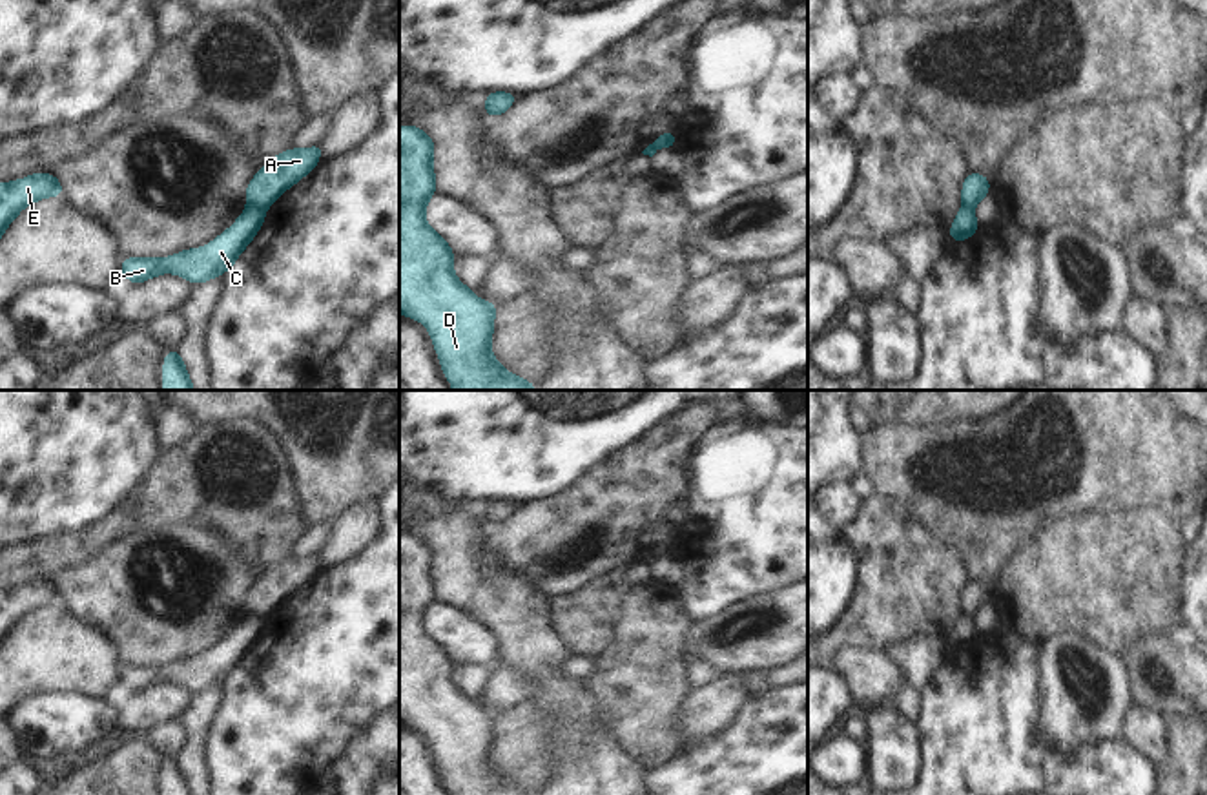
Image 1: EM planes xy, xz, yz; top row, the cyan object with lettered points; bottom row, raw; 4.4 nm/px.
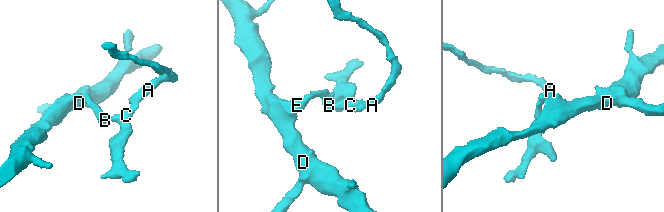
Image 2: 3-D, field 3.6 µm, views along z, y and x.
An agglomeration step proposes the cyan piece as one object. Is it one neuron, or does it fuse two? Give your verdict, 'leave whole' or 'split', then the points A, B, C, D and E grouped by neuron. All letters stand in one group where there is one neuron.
split | A / B C D E

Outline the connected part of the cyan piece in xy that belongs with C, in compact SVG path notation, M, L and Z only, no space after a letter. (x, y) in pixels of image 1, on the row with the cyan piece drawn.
M246 208L230 228L201 248L186 248L162 259L124 255L120 274L131 284L173 274L199 286L224 275L237 263L263 228L264 217L266 212L261 208Z

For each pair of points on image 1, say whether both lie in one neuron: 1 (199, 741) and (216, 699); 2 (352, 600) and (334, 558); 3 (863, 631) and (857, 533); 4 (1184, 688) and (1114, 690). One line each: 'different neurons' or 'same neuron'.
1: same neuron
2: different neurons
3: same neuron
4: different neurons

